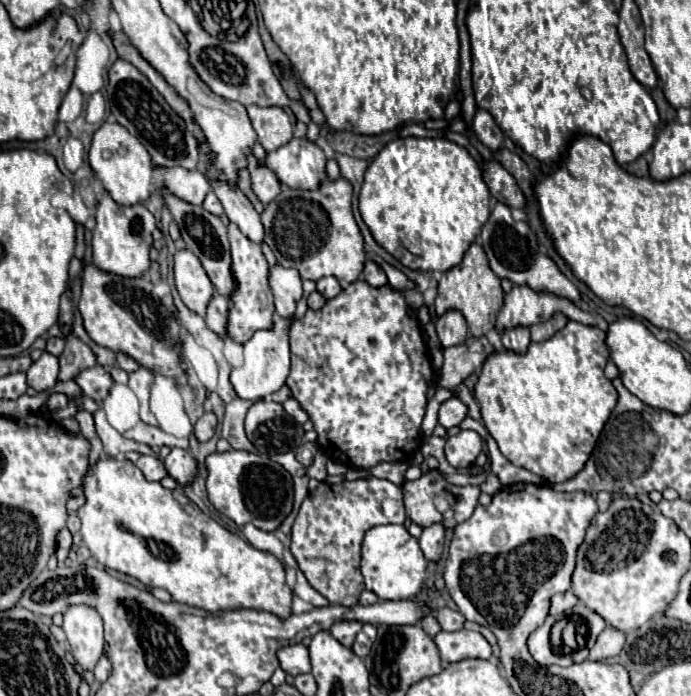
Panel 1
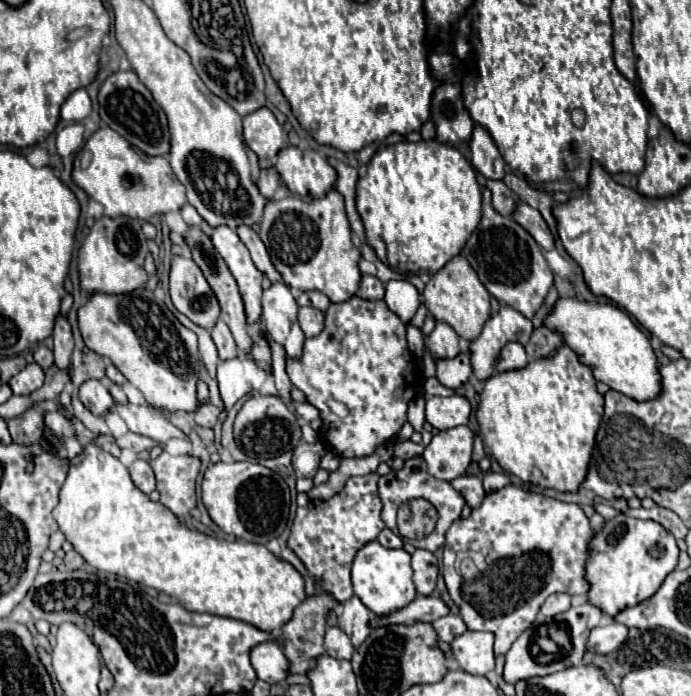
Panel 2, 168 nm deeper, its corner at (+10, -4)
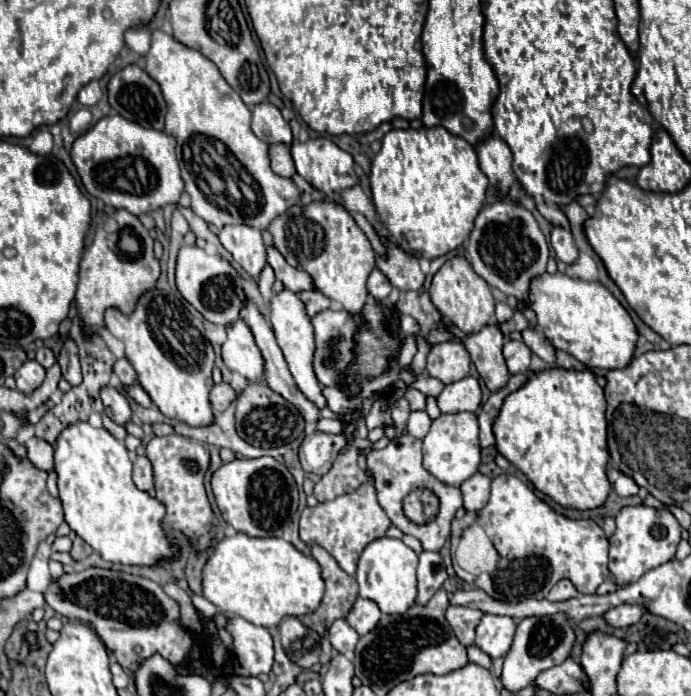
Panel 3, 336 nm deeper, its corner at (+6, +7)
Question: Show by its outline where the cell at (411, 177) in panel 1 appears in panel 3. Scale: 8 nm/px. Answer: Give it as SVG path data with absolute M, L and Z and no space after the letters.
M443 126L387 132L381 142L381 150L371 164L369 180L377 216L395 236L399 248L413 256L425 256L429 260L453 252L469 238L469 232L473 230L473 222L479 210L483 208L487 192L487 176L479 168L475 148L461 136L445 130Z

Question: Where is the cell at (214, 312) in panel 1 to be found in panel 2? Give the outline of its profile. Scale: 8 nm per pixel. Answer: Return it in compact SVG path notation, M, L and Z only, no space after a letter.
M217 319L215 327L211 329L211 337L217 345L217 351L219 351L219 359L231 359L237 355L237 345L235 345L235 339L227 327L225 321Z

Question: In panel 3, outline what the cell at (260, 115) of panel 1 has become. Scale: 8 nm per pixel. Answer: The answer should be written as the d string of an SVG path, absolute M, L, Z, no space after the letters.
M261 102L261 104L253 106L251 128L267 144L281 144L281 142L291 144L291 140L293 140L289 124L283 120L281 112L269 102Z

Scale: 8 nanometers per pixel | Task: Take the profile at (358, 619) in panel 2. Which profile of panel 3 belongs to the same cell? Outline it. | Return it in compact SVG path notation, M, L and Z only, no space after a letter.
M357 598L355 606L351 608L351 612L347 614L347 622L349 626L359 634L359 636L365 636L367 632L371 632L377 622L381 618L381 610L379 606L373 602L373 600L365 600L365 598Z

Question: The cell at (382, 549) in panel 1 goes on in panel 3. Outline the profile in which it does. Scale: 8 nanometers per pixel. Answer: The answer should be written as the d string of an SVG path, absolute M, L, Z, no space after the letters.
M397 538L373 540L361 554L357 564L359 596L373 600L383 614L405 614L417 596L417 554Z

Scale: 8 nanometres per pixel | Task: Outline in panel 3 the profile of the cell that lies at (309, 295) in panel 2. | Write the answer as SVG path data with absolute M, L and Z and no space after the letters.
M317 290L301 292L299 294L299 300L305 304L305 312L307 312L309 318L313 318L321 310L327 310L329 308L329 302L331 302L323 292L317 292Z

